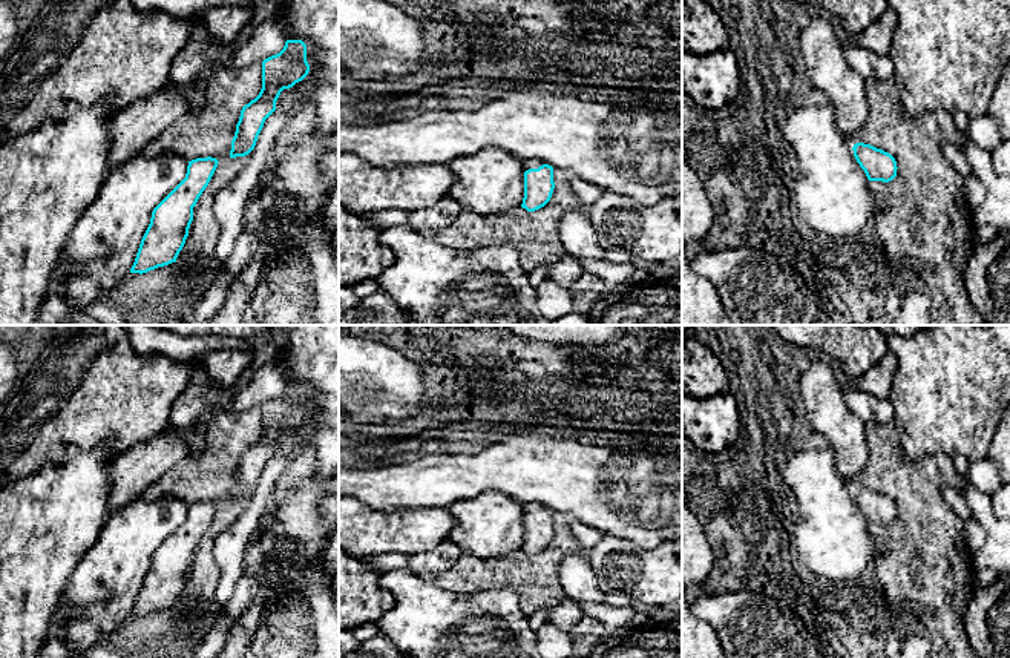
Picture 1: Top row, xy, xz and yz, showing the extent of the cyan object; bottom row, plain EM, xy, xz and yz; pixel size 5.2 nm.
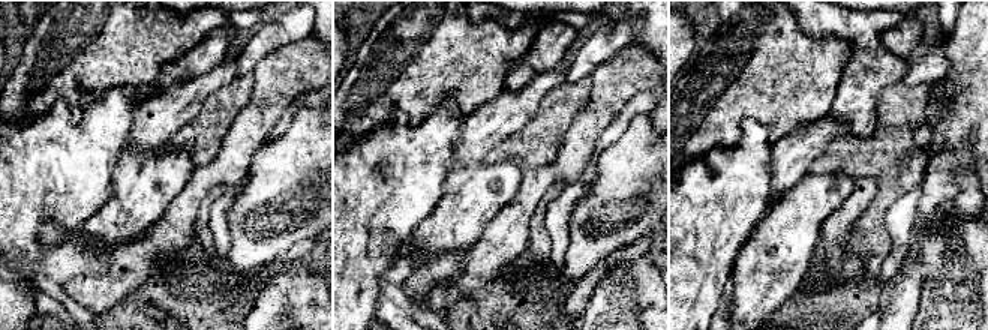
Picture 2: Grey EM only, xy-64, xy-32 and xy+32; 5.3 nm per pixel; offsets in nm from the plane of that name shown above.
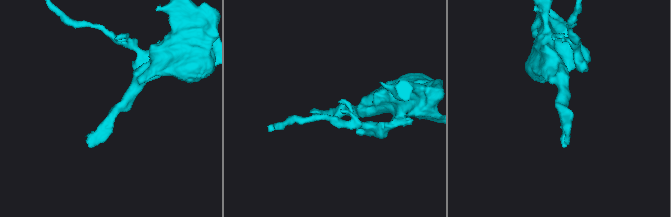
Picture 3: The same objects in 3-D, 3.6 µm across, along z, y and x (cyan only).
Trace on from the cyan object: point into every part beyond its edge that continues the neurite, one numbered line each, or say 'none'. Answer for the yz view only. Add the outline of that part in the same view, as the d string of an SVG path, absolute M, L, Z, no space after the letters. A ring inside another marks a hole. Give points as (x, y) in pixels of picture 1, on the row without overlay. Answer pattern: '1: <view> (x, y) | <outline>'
none

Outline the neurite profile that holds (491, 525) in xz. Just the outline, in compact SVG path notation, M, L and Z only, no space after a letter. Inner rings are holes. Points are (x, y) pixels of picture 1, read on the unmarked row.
M486 491L477 497L455 502L449 511L452 528L448 540L457 543L461 552L480 558L498 558L523 548L526 512L523 503L504 492Z

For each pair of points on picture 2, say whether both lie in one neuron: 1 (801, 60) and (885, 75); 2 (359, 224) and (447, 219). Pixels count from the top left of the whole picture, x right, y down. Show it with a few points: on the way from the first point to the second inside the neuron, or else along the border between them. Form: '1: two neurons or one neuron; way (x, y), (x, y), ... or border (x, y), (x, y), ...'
1: two neurons; border (838, 38), (849, 44), (850, 57), (831, 101)
2: two neurons; border (443, 192), (437, 206), (417, 225), (408, 240)

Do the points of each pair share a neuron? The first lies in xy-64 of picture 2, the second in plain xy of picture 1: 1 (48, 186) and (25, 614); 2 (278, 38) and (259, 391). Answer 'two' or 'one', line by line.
1: one
2: one

